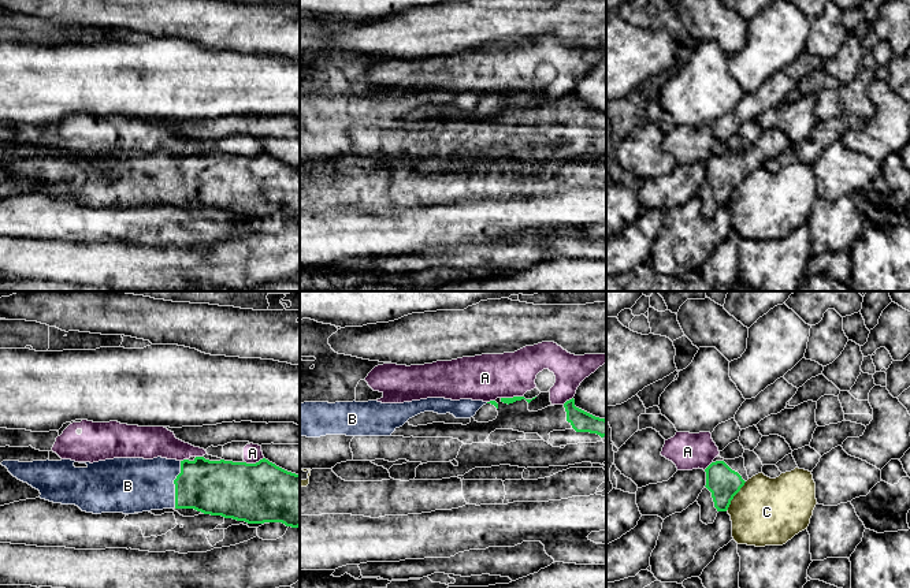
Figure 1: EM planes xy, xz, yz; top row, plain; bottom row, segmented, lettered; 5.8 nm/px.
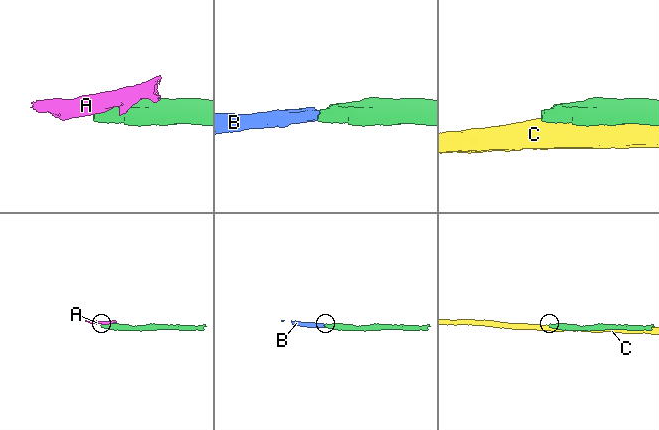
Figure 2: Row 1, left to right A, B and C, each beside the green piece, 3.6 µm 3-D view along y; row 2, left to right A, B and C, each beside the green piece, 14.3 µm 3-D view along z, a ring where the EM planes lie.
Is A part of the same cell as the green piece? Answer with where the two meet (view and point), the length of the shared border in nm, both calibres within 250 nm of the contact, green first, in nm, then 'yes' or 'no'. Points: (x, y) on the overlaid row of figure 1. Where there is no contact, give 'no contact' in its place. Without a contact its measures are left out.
xz (511, 398) | 130 nm | 40/280 nm | no

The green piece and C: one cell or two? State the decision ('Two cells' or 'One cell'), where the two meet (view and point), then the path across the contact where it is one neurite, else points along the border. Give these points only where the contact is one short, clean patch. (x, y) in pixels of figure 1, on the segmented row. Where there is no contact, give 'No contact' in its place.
Two cells. Touches green at yz (734, 495)

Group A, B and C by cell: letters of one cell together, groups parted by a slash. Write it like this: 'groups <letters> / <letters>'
groups A / B / C

